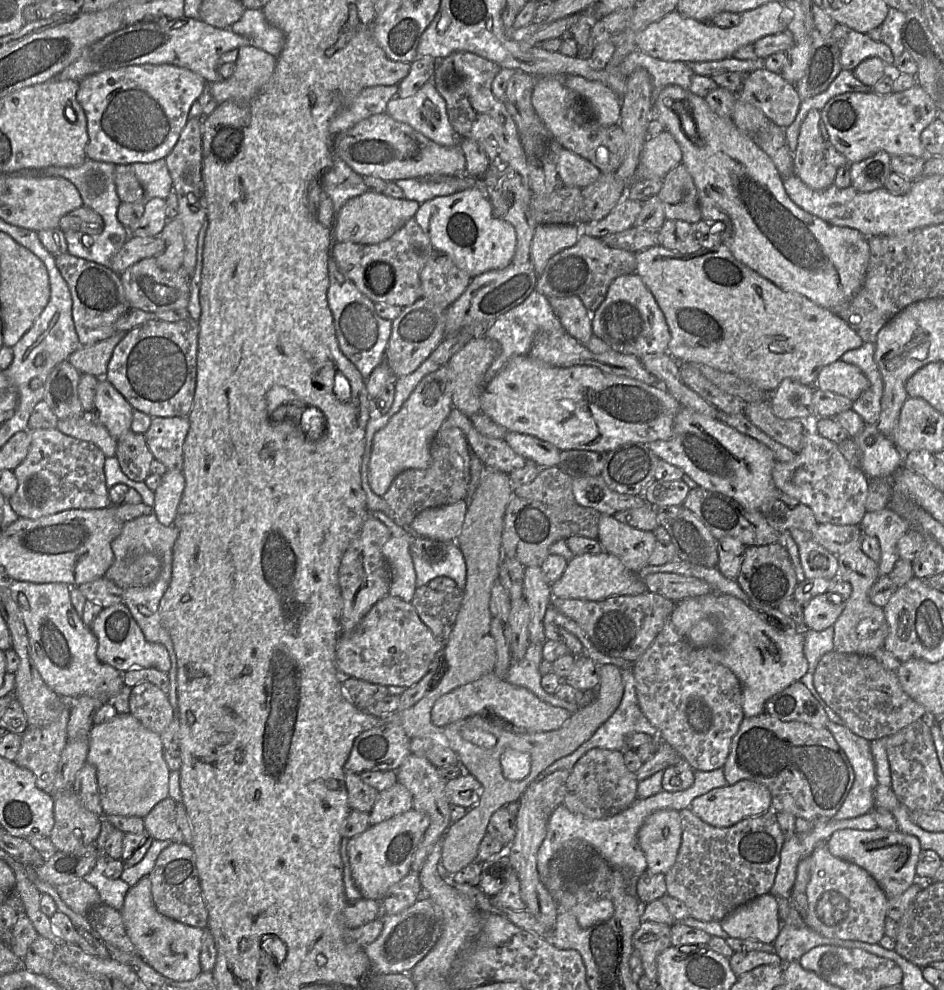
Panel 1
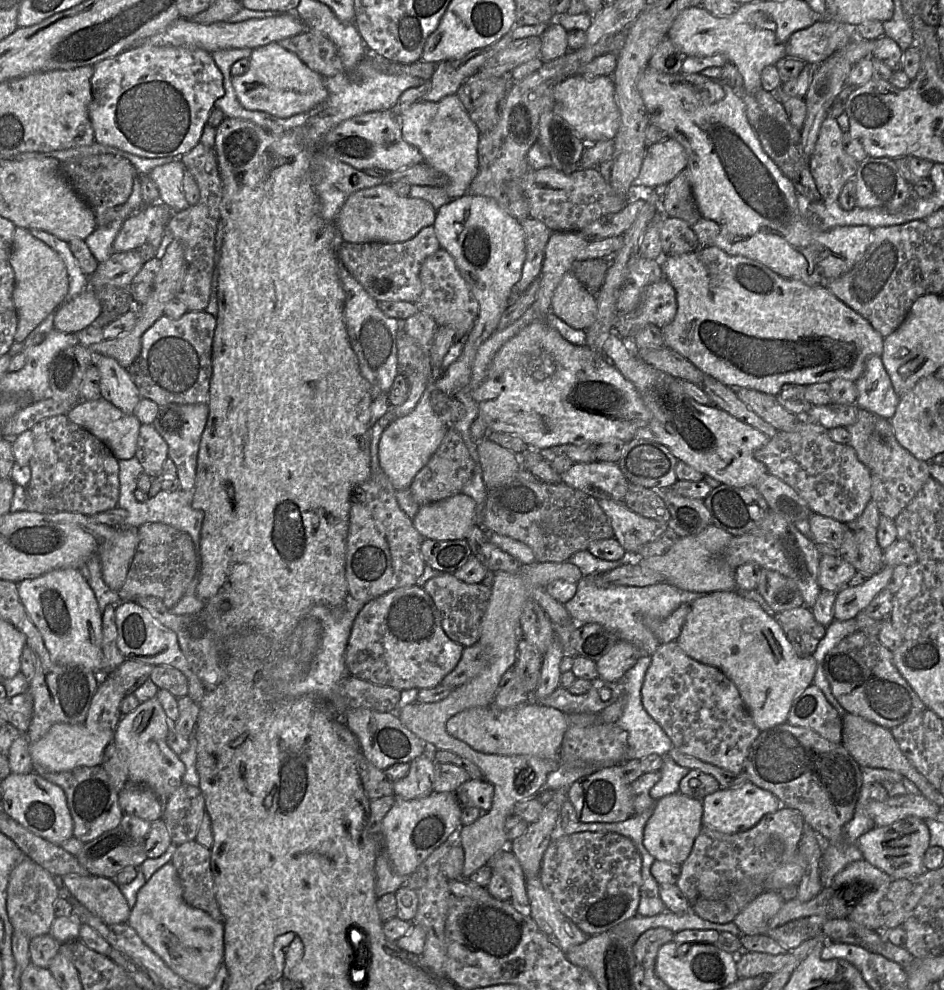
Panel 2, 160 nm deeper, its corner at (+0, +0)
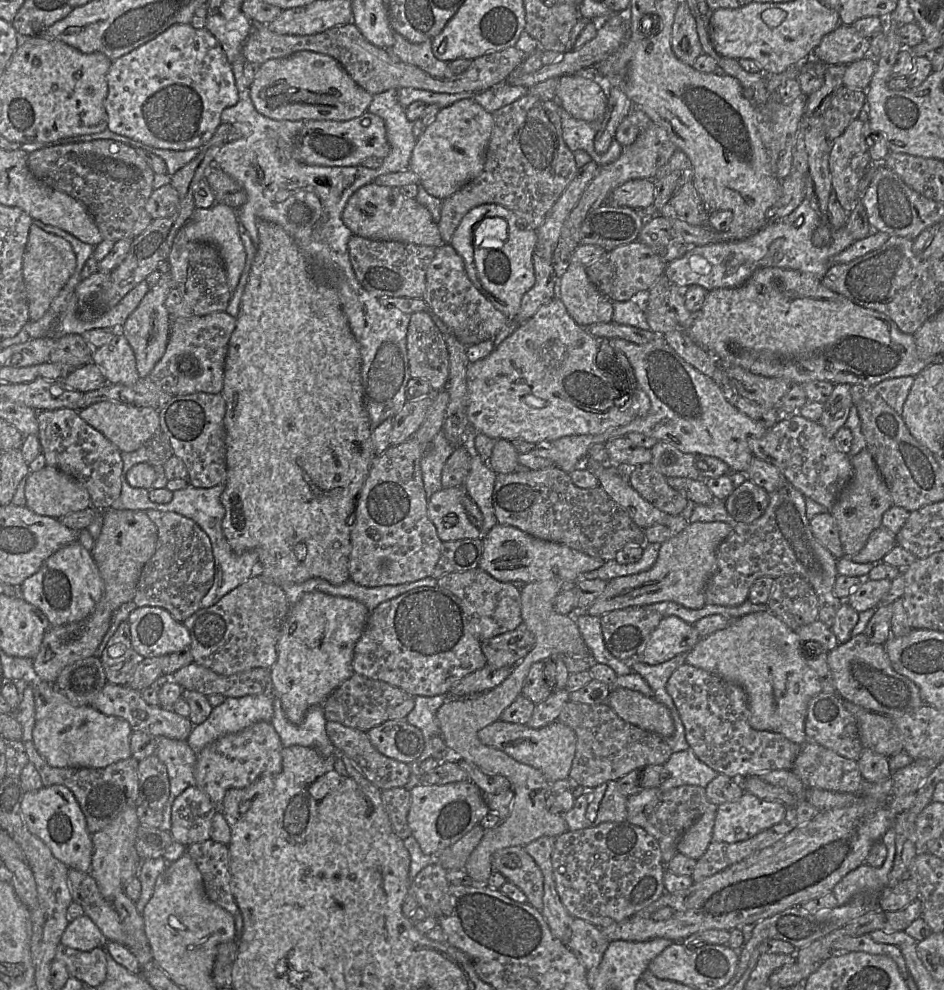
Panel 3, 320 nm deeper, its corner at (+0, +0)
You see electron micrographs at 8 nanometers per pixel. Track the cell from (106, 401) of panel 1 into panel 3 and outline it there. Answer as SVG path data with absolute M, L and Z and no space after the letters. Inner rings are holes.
M119 330L108 343L93 350L91 362L102 369L107 384L131 385L140 378L133 349Z

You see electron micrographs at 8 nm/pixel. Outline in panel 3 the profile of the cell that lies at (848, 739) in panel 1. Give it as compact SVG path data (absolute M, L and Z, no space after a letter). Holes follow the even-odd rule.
M889 829L881 841L887 850L886 860L880 867L866 863L849 872L833 889L838 906L848 903L859 893L880 895L887 888L887 880L895 859L895 831Z

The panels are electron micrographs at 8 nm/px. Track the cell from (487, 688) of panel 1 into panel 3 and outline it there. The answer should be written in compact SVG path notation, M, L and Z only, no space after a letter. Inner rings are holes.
M497 720L480 729L477 736L484 745L501 750L516 761L541 771L550 783L569 776L575 755L576 735L570 727L558 720L539 729Z

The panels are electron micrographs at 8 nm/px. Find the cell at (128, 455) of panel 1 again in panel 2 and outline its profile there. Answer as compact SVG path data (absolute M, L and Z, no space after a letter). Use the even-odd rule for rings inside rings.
M153 423L141 425L134 457L151 478L163 475L163 464L168 458L168 445Z

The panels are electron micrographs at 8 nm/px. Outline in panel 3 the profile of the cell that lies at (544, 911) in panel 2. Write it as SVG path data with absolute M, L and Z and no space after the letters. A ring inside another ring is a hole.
M574 918L572 935L567 947L587 970L599 965L609 943L597 926L583 919Z

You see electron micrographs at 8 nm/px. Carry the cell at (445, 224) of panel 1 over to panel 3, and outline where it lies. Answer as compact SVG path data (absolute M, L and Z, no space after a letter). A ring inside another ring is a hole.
M491 203L477 206L463 217L449 243L463 258L466 273L472 283L510 320L518 315L524 294L535 284L533 253L538 242L537 232L520 226L517 220L521 219L502 205Z

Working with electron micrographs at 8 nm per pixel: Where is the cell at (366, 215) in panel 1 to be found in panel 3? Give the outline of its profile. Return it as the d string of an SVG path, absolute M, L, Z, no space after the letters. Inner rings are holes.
M374 182L362 186L349 198L342 213L342 220L353 235L368 239L398 241L435 248L440 247L444 243L438 224L433 221L431 213L425 206L420 204L416 199L407 198L396 187L378 185Z

